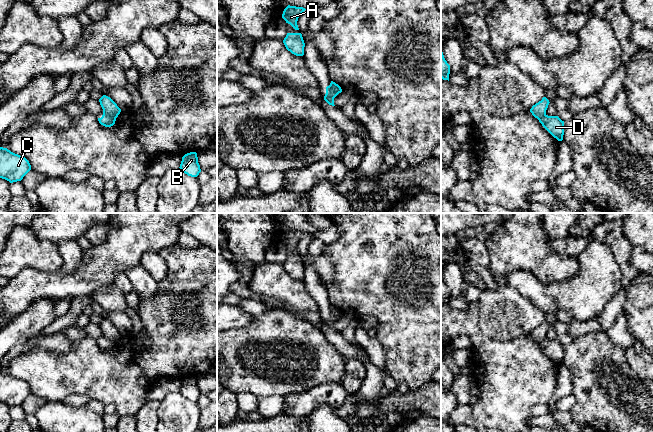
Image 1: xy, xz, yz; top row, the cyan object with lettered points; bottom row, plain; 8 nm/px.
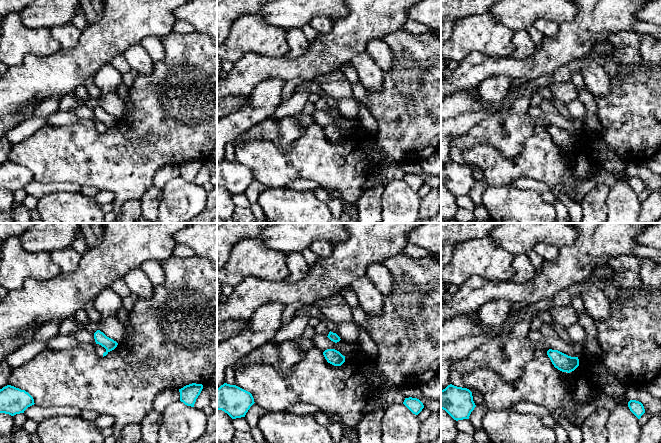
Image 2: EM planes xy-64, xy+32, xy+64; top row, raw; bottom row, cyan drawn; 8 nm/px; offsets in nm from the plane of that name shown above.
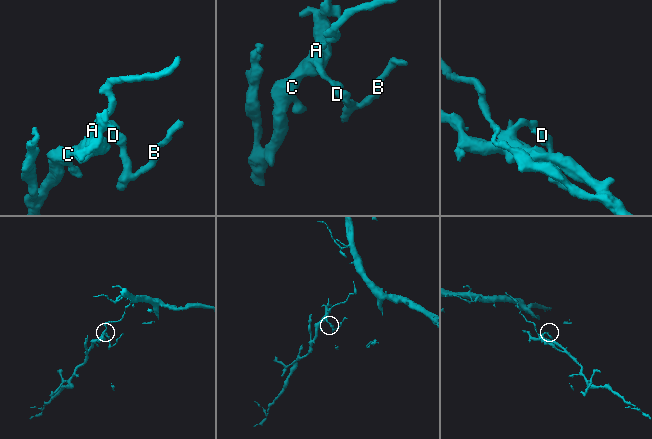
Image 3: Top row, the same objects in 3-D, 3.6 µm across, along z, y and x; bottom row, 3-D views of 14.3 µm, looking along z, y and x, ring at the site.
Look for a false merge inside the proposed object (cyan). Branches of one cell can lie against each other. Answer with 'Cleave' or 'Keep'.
Cleave

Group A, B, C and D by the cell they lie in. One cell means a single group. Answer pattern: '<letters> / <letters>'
A C / B D

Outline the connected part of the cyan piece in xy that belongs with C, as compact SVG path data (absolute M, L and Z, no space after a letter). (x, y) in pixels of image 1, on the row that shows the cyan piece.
M0 147L0 178L10 183L21 181L30 170L31 165L25 157Z

